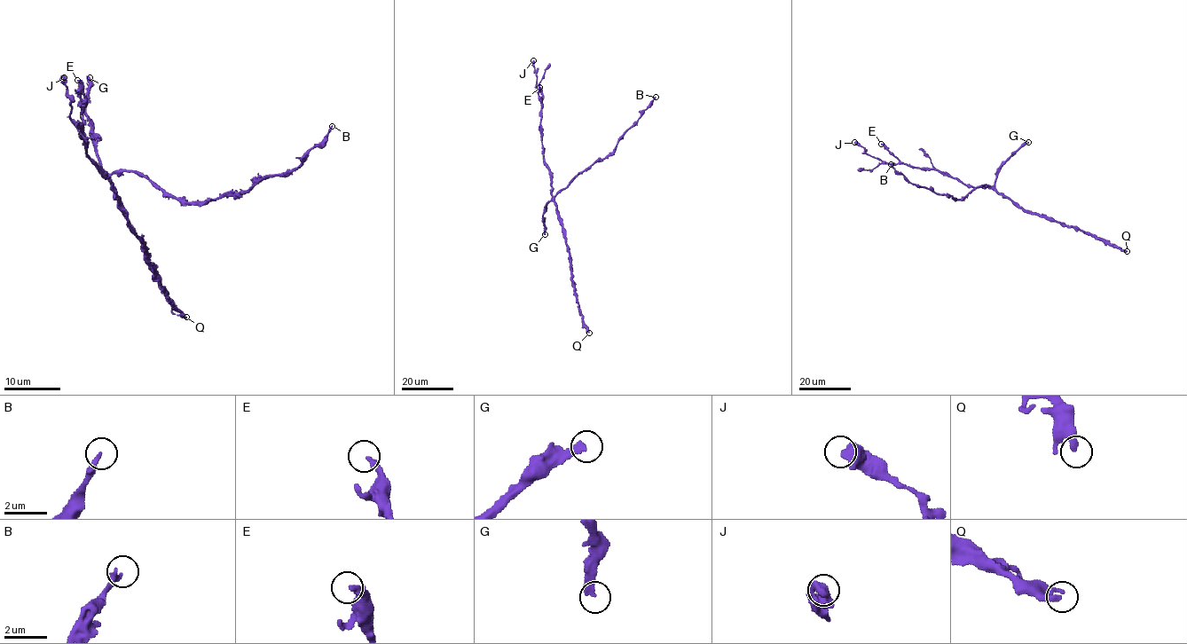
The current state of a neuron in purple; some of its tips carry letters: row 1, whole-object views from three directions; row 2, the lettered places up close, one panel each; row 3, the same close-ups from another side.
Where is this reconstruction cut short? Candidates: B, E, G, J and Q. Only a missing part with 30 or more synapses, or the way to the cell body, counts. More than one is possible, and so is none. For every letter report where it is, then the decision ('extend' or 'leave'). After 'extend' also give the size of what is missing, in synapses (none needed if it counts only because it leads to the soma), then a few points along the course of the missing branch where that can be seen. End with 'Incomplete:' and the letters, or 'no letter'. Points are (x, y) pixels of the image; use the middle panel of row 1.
B: place (656, 97); extend; 50 synapses; course (656, 97), (667, 75)
E: place (539, 87); leave
G: place (545, 234); extend; 100 synapses; course (545, 234), (541, 258), (556, 263), (555, 265), (554, 263)
J: place (533, 60); leave
Q: place (589, 333); leave
Incomplete: B, G

